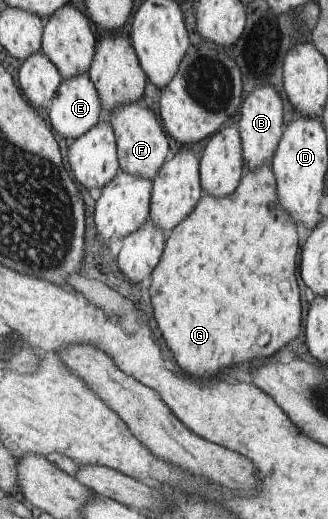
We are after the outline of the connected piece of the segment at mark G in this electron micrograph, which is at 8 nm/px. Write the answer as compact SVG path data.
M262 164L262 167L254 168L254 170L248 169L245 179L242 179L238 184L237 191L232 192L229 196L212 196L212 194L202 196L201 203L197 204L194 211L190 212L190 215L186 216L186 219L182 220L182 223L169 233L165 242L164 255L152 275L150 297L160 334L164 336L168 348L172 350L178 366L190 376L194 376L194 378L216 377L220 375L218 372L229 376L232 366L252 362L254 358L268 358L300 334L300 304L302 302L300 302L300 286L298 286L298 278L296 278L298 234L296 234L296 224L294 224L293 217L280 206L281 198L278 197L277 178L273 168L270 164Z

